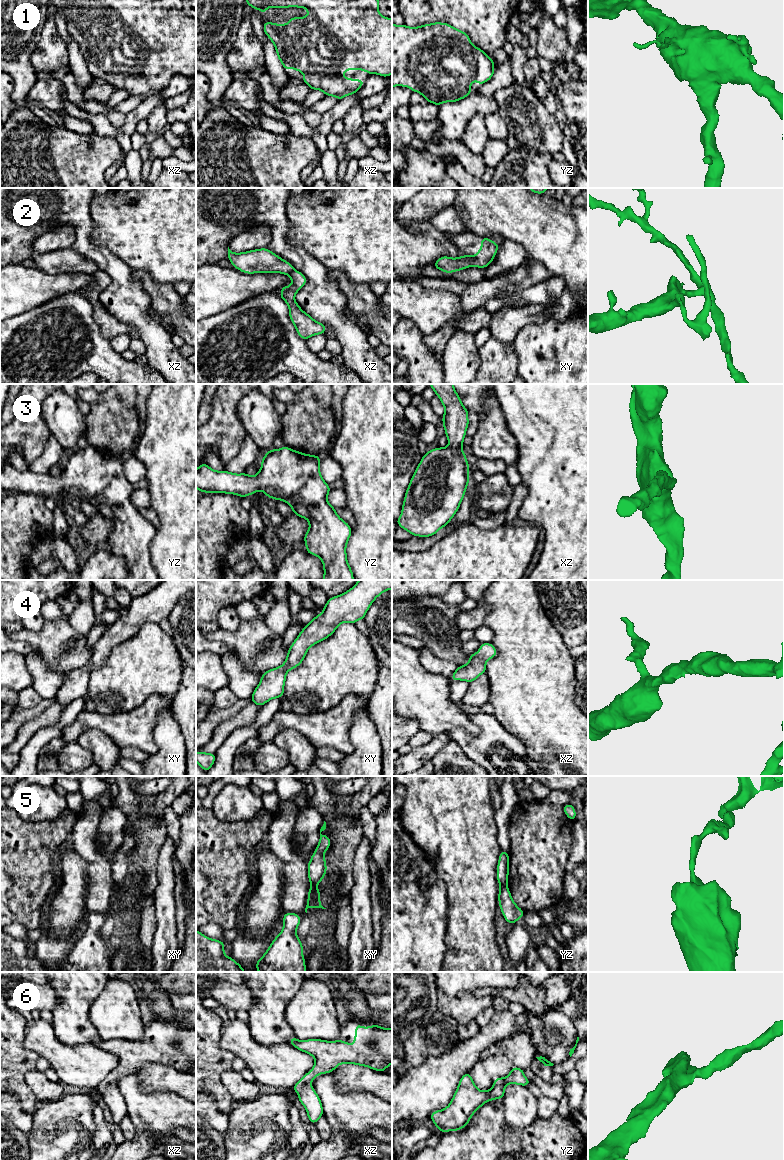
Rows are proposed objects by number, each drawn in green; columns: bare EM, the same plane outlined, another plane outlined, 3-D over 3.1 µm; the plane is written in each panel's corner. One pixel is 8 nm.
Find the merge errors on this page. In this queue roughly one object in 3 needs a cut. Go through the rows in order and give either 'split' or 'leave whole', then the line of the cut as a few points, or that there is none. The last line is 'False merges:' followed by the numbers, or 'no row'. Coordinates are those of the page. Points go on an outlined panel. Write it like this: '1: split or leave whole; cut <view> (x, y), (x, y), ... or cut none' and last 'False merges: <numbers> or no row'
1: leave whole; cut none
2: split; cut xz (294, 269), (288, 274)
3: leave whole; cut none
4: leave whole; cut none
5: split; cut yz (506, 884), (500, 886)
6: leave whole; cut none
False merges: 2, 5

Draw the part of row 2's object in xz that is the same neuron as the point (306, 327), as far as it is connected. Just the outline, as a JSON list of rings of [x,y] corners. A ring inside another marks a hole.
[[[294,270],[289,277],[292,279],[292,284],[283,286],[279,296],[289,307],[289,317],[299,337],[307,340],[314,335],[325,334],[326,326],[305,313],[294,299],[296,293],[307,283],[305,275]]]

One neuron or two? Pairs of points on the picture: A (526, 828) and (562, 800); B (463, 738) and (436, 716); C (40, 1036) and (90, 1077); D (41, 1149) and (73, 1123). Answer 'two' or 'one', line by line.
A: two
B: two
C: one
D: one

